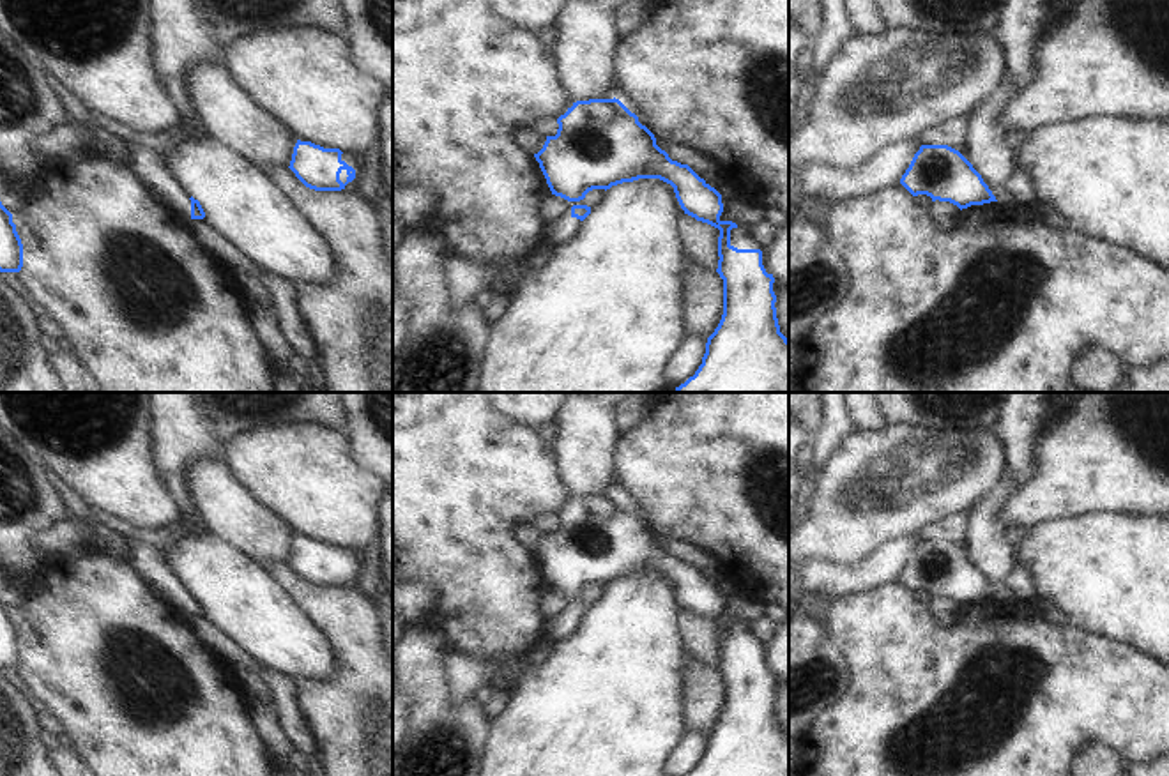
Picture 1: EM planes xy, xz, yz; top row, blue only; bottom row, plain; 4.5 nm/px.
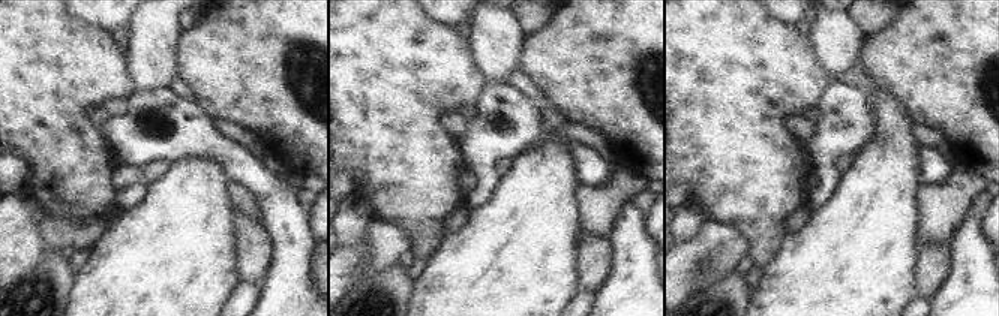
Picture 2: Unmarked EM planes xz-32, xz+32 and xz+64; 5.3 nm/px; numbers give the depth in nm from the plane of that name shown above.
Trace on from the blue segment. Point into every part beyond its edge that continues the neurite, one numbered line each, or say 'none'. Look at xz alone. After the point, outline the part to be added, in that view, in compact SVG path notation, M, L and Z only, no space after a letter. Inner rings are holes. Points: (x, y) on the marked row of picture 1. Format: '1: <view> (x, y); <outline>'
1: xz (565, 230); M562 217L555 223L550 223L546 242L550 242L554 247L571 242L578 237L580 230L584 226L584 221L577 217Z

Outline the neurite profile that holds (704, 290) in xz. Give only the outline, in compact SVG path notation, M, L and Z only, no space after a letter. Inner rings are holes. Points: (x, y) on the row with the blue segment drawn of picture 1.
M690 255L686 311L691 334L709 338L723 315L723 279Z

